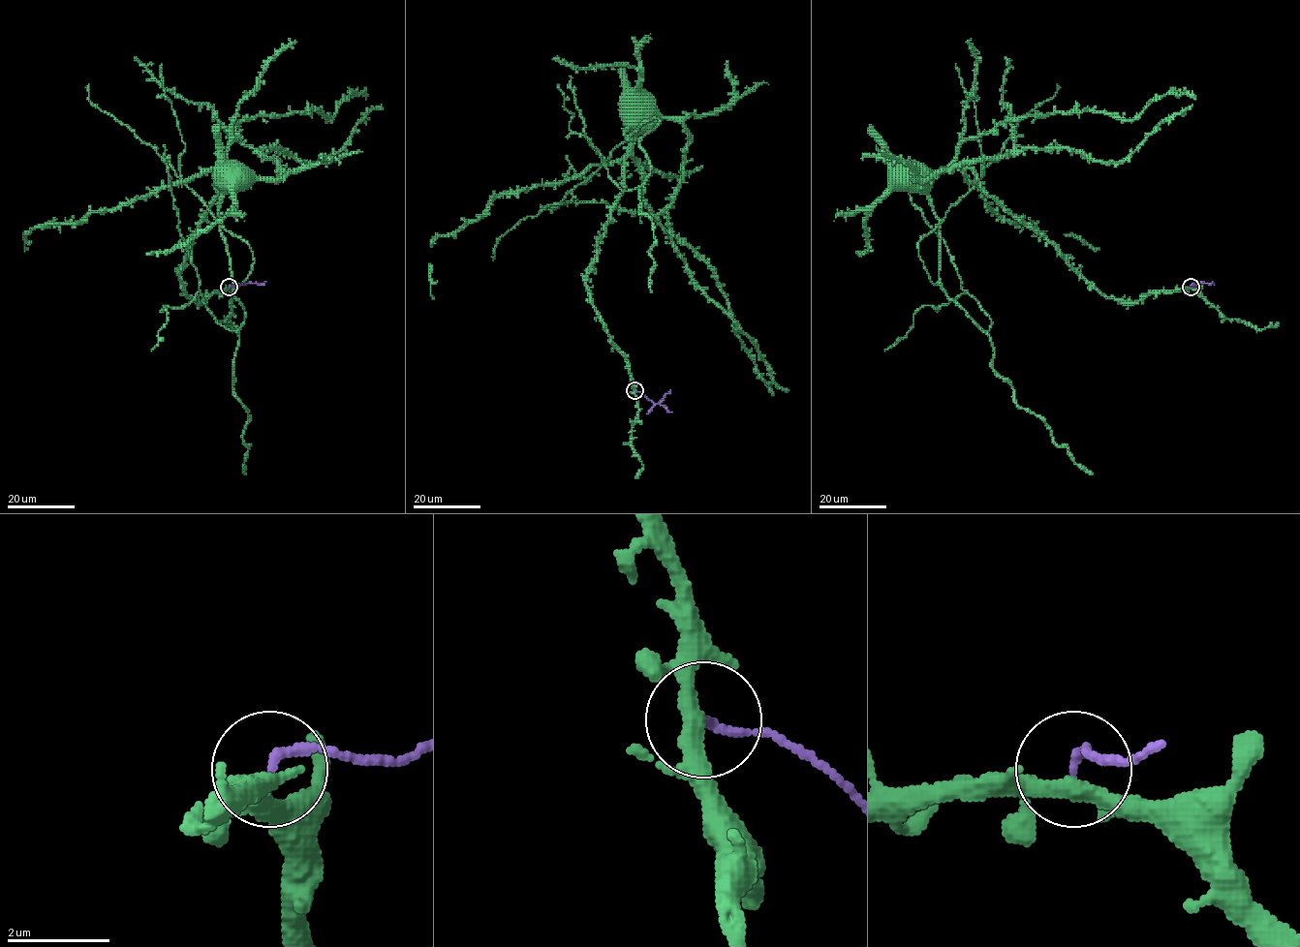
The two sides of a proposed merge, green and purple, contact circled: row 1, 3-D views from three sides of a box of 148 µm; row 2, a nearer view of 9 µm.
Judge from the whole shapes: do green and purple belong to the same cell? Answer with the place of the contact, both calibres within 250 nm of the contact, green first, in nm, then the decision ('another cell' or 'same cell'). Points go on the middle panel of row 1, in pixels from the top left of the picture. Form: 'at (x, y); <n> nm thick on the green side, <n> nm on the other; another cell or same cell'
at (634, 390); 320 nm thick on the green side, 170 nm on the other; another cell

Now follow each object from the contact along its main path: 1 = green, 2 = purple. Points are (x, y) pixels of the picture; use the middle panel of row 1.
1: (635, 390), (628, 359), (609, 336), (585, 283), (597, 243), (623, 189), (632, 95), (638, 89), (636, 93)
2: (635, 390), (658, 403), (670, 389)

